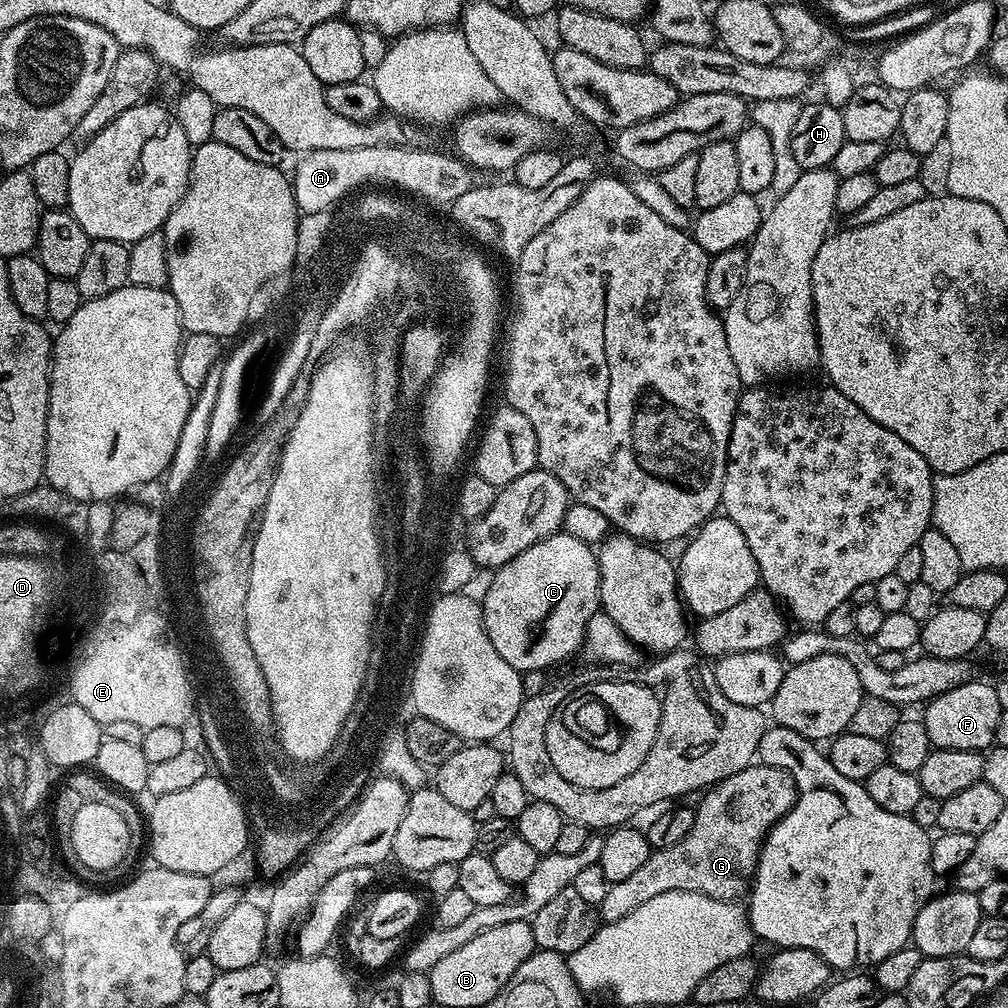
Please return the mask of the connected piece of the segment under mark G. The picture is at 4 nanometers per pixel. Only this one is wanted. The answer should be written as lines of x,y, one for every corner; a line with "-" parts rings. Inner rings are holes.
753,762
730,774
730,778
713,784
700,798
700,804
695,805
694,827
682,842
655,849
637,872
629,874
622,882
608,885
606,898
602,898
598,906
603,923
618,922
618,918
626,918
626,914
650,902
650,898
667,892
693,892
706,894
706,898
733,902
749,895
756,879
760,847
770,829
796,801
794,778
784,768

